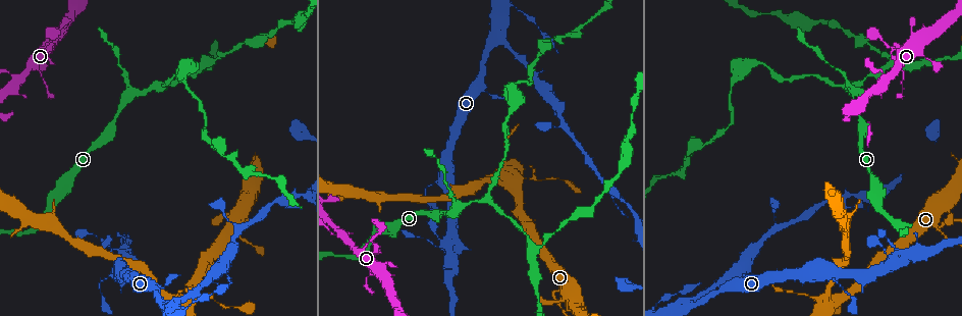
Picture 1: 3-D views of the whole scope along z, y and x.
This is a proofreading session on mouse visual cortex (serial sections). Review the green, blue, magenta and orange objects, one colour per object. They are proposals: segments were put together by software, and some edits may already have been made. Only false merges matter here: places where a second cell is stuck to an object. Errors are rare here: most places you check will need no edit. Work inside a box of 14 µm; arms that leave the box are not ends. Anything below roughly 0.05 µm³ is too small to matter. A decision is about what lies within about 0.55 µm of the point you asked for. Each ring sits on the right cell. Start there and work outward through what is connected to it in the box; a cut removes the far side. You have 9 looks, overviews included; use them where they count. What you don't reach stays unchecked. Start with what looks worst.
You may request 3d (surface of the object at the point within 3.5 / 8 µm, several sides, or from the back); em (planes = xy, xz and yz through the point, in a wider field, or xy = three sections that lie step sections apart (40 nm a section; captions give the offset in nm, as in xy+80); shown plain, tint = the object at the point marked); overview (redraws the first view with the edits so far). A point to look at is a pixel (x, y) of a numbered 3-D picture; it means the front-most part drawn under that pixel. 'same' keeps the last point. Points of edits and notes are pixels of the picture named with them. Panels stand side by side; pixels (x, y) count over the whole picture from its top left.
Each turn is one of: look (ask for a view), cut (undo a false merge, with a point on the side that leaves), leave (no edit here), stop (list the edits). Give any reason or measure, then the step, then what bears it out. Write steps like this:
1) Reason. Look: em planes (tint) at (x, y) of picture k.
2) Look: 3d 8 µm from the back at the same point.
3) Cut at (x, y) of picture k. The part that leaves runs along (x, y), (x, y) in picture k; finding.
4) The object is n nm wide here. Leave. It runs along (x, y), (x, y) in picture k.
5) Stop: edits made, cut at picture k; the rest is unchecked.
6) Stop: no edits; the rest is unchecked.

Look: 3d 3.5 µm at (887, 79) of picture 1.

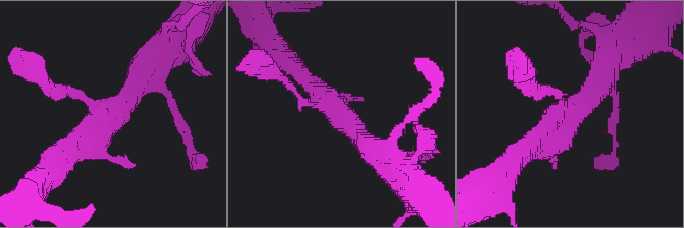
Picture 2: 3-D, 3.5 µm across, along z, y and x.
Look: em xy step 1 (tint) at (109, 117) of picture 2.

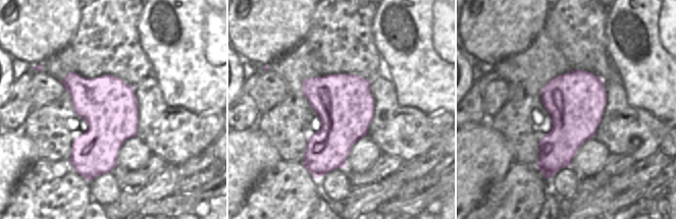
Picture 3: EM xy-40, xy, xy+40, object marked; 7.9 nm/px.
Leave. Continuous, no second cell.

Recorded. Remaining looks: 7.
Sharp bend. Look: 3d 3.5 µm at (687, 306) of picture 1.

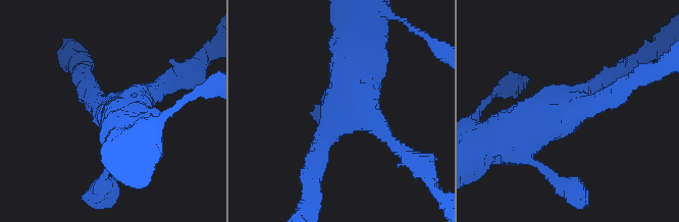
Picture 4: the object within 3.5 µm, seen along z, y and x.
Need the tissue. Look: em xy step 5 (tint) at (349, 110) of picture 4.

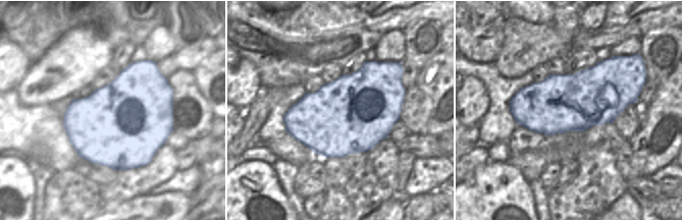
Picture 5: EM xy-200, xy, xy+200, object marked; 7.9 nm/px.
The object is 600 nm wide here. Leave. It runs along (317, 162), (351, 112), (399, 149) in picture 4; all the same cell.

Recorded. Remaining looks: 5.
A fork. Look: 3d 3.5 µm at (160, 86) of picture 1.

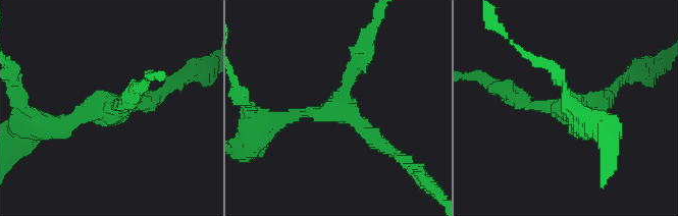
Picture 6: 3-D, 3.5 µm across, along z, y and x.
The arms are 200, 250, 250 nm wide. Leave. One cell here.

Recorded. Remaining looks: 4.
Three arms meet. Look: 3d 3.5 µm at (207, 62) of picture 1.

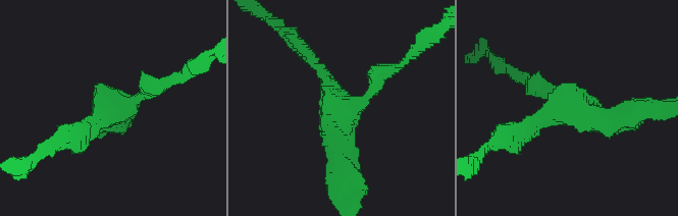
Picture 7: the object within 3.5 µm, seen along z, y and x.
3 arms meet here; the arms are 200, 200, 350 nm wide; shape alone is not enough. Look: em xy step 3 (tint) at (115, 108) of picture 7.

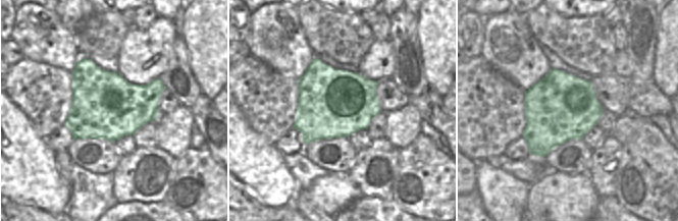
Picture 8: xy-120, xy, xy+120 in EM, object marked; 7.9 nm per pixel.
The object is 550 nm wide here. Leave. It runs along (84, 131), (99, 113), (159, 88) in picture 7; continuous, no second cell.

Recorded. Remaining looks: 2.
Stop: no edits; the rest is unchecked.

